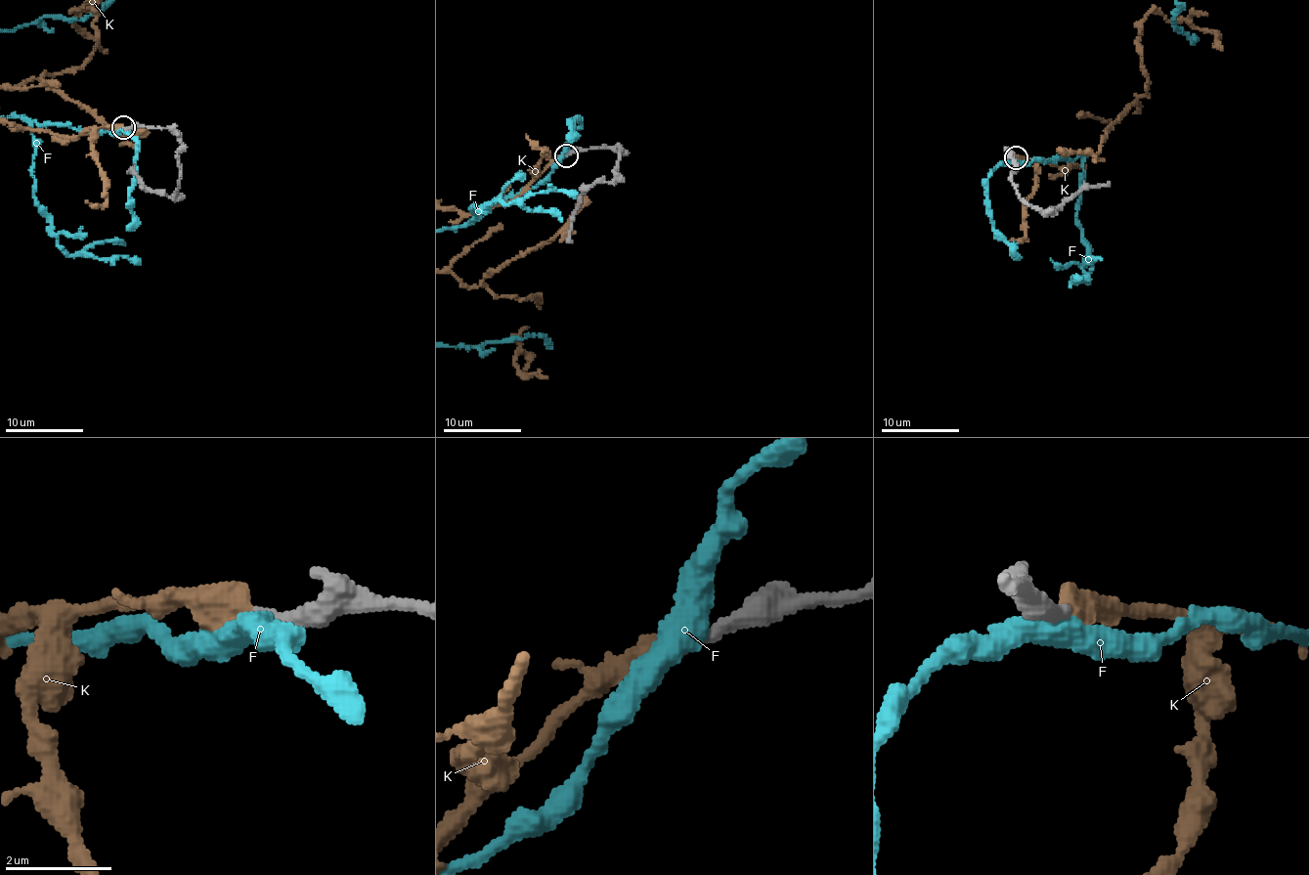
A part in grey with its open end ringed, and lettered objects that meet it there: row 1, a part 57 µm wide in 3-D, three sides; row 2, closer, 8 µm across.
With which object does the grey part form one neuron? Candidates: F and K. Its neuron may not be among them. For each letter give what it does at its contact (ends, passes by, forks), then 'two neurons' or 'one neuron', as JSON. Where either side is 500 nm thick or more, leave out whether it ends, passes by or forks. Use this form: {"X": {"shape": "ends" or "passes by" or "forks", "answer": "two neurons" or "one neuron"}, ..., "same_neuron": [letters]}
{"F": {"shape": "passes by", "answer": "two neurons"}, "K": {"shape": "ends", "answer": "one neuron"}, "same_neuron": ["K"]}

